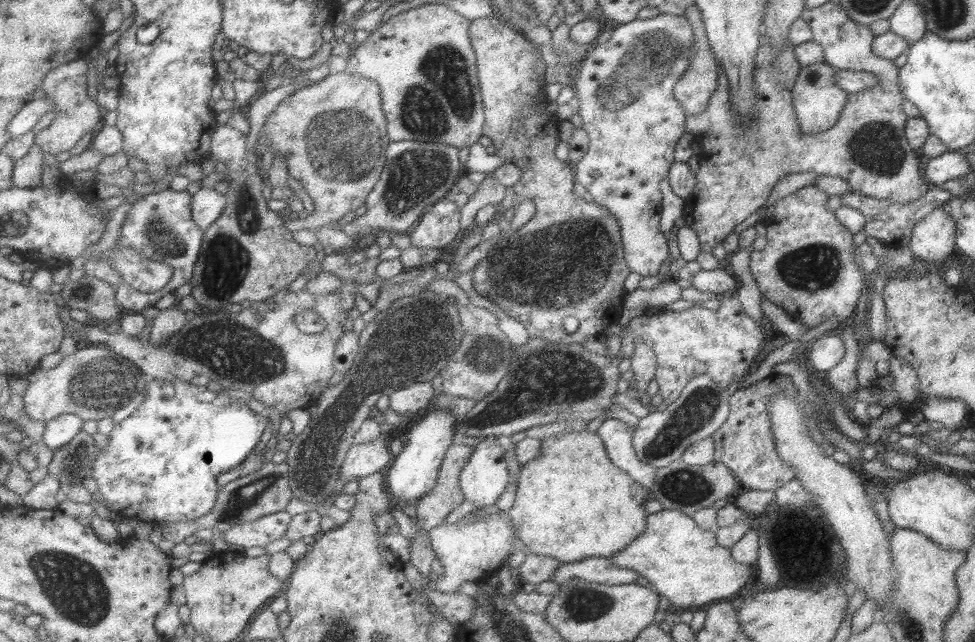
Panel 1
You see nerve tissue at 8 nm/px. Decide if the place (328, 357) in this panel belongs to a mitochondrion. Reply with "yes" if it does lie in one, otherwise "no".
no

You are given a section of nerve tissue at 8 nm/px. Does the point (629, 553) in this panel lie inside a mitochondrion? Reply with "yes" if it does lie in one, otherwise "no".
no

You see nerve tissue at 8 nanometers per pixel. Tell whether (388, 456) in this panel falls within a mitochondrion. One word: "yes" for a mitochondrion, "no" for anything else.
no

